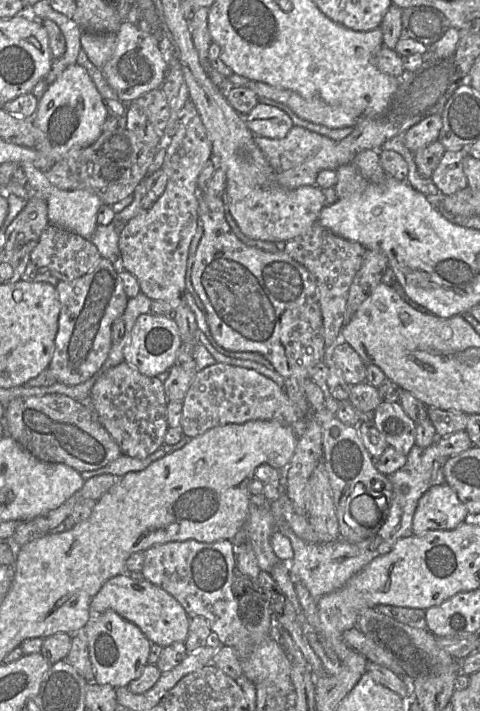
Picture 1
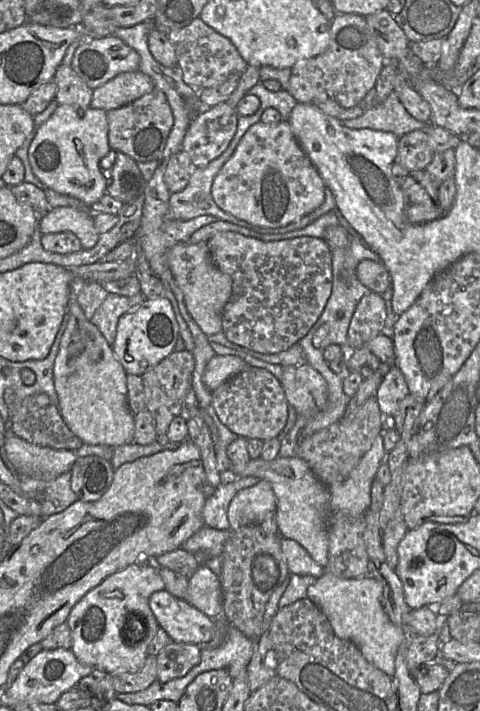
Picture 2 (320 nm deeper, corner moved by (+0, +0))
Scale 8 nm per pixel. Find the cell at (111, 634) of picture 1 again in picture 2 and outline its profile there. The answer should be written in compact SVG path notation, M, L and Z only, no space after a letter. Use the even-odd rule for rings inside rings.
M134 563L107 577L75 604L67 623L72 634L71 650L79 662L110 675L135 673L142 668L148 646L159 629L149 606L151 595L165 589L159 569L154 564L139 566ZM130 627L142 629L141 641L124 634Z

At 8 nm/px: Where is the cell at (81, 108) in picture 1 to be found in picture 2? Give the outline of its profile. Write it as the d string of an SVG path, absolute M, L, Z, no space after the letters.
M63 104L59 105L50 118L38 129L36 136L31 141L28 157L33 173L48 188L75 197L91 206L106 194L104 170L109 159L104 161L102 166L101 160L108 155L110 149L107 111L92 107L83 110L78 106Z

